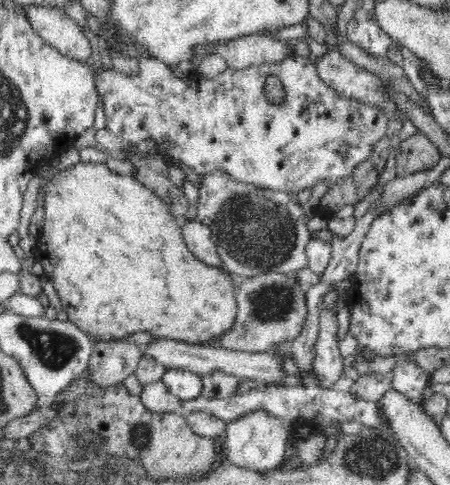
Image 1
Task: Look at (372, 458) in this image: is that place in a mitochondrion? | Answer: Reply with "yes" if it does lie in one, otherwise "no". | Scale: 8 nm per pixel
yes

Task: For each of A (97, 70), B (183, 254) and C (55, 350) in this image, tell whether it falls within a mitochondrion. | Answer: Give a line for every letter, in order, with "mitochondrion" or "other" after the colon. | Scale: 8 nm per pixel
A: other
B: other
C: mitochondrion

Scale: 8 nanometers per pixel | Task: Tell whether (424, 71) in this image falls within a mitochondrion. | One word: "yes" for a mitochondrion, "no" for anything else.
no

